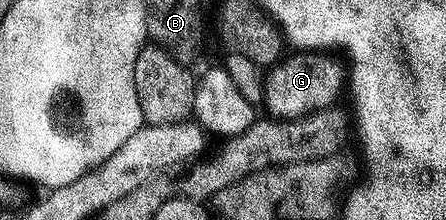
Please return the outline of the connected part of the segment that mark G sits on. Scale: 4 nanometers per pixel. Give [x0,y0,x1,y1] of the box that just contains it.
[263,51,345,121]

